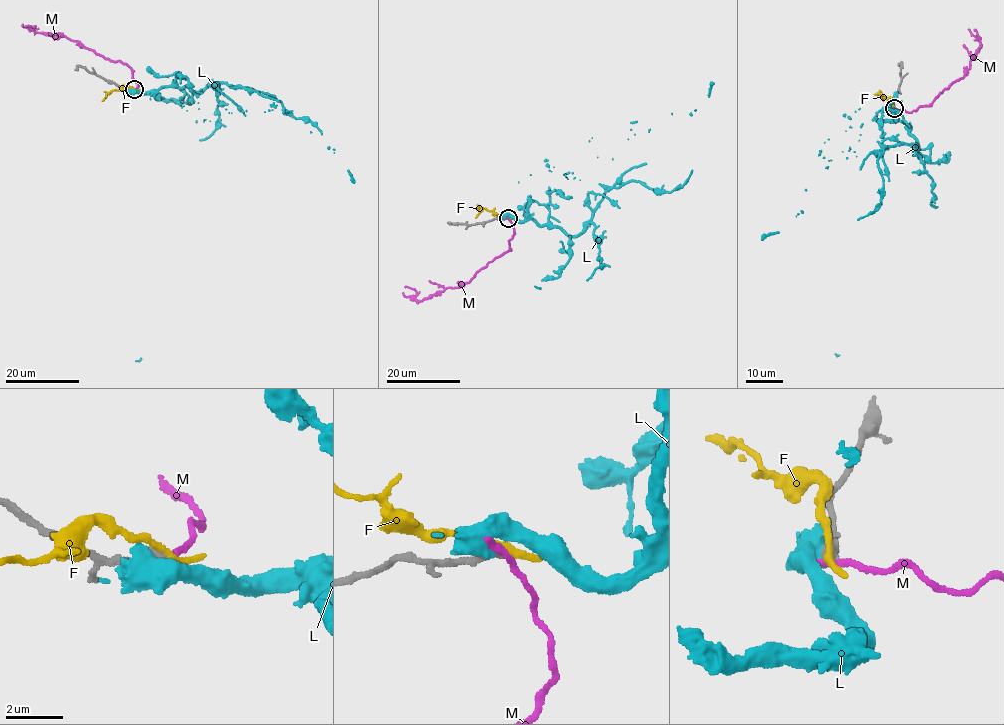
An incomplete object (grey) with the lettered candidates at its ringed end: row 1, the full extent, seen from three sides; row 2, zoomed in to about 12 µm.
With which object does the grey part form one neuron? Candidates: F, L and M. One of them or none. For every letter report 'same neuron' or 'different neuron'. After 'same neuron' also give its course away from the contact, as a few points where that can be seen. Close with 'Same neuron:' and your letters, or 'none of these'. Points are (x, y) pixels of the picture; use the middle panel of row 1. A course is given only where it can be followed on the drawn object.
F: different neuron
L: different neuron
M: different neuron
Same neuron: none of these

